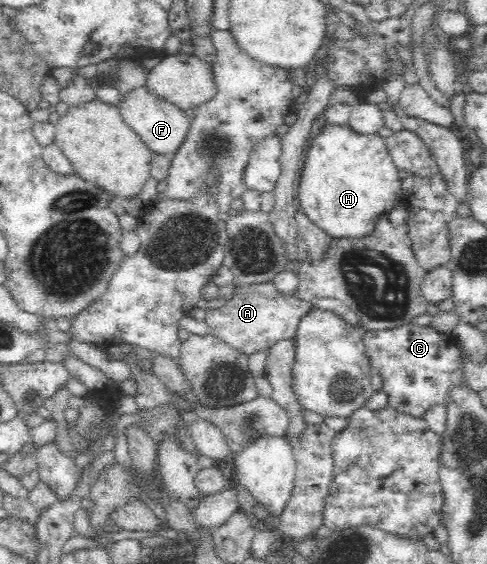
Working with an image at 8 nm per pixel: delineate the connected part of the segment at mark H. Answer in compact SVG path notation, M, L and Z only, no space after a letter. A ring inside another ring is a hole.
M348 126L322 129L310 142L297 197L305 216L334 241L360 241L375 234L378 220L401 204L401 179L378 134L356 136Z

